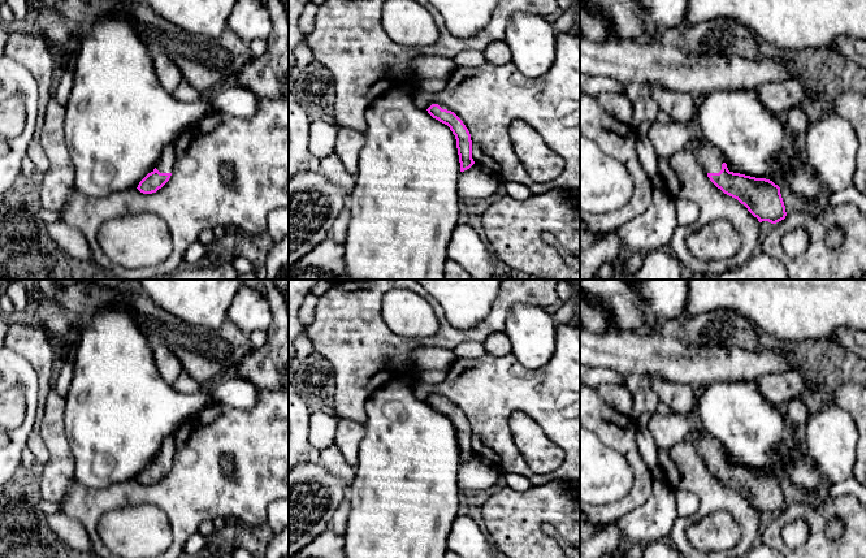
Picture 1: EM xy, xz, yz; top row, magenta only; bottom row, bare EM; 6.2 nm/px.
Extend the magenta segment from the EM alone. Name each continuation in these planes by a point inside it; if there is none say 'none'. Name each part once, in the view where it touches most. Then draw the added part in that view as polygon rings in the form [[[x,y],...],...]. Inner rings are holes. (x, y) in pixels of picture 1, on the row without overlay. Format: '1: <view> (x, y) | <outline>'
1: yz (708, 446) | [[[702,427],[692,432],[687,440],[696,446],[706,464],[719,464],[722,462],[724,449]]]

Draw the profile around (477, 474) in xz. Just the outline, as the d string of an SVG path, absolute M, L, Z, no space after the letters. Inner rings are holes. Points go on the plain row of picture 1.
M473 455L459 466L459 489L460 492L488 489L501 480L501 473L502 471L495 464Z

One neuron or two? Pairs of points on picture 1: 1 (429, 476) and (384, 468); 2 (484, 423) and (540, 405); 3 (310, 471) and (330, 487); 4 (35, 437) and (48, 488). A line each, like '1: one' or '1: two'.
1: one
2: one
3: one
4: two

